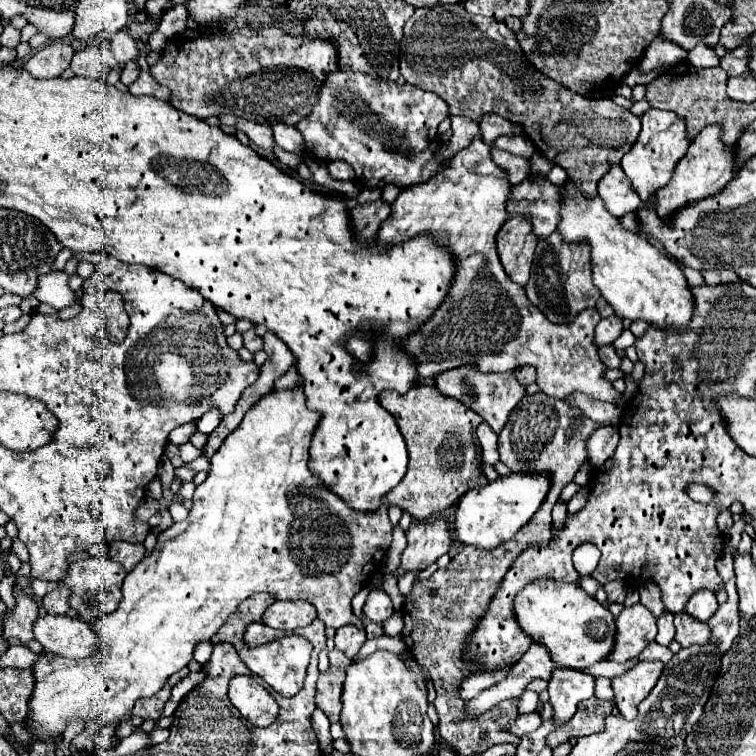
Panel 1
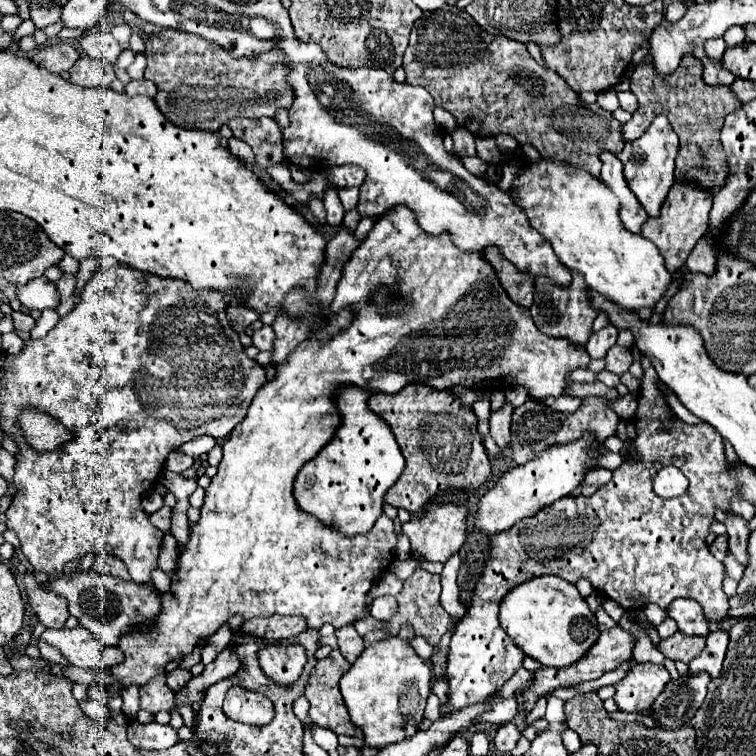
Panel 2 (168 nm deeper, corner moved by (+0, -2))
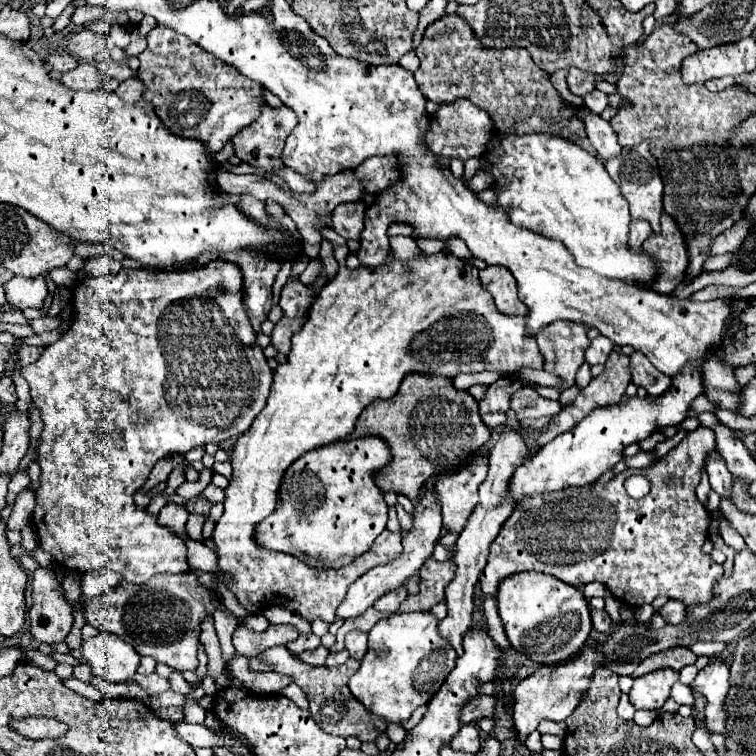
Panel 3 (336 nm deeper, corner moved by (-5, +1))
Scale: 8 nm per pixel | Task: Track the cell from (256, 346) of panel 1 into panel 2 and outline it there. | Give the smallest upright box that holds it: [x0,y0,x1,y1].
[253,325,275,351]

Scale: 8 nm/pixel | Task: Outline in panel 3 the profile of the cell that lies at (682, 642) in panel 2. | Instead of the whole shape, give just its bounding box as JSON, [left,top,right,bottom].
[632,646,696,678]

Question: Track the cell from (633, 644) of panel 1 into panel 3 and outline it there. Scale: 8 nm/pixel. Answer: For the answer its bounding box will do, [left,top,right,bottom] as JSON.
[514,644,600,740]

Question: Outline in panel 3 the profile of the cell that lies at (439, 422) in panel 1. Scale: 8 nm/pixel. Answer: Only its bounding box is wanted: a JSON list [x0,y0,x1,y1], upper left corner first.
[350,376,490,502]

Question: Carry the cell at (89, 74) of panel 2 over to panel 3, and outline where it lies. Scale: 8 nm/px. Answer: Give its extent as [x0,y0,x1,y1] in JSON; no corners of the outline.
[60,62,104,90]

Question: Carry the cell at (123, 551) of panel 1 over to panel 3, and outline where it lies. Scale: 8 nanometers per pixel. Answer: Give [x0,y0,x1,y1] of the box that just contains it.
[82,568,122,598]

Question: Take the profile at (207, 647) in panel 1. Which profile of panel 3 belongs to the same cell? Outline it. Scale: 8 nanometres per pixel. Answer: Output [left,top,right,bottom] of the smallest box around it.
[240,614,270,630]

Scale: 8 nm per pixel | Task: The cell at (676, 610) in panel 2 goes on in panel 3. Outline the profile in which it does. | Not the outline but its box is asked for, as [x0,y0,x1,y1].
[660,600,686,624]

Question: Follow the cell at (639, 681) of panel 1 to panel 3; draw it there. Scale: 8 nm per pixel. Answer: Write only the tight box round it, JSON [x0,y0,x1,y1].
[628,668,678,710]

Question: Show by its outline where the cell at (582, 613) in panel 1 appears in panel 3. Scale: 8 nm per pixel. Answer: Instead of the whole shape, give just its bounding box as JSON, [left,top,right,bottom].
[496,572,592,664]

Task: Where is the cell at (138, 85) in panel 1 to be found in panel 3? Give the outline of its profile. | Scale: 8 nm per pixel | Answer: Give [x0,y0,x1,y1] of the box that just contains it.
[116,76,144,102]

